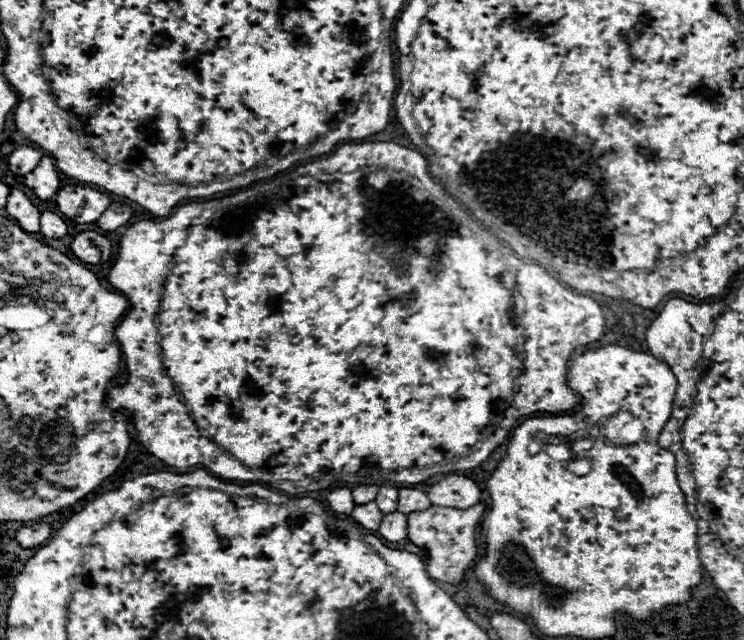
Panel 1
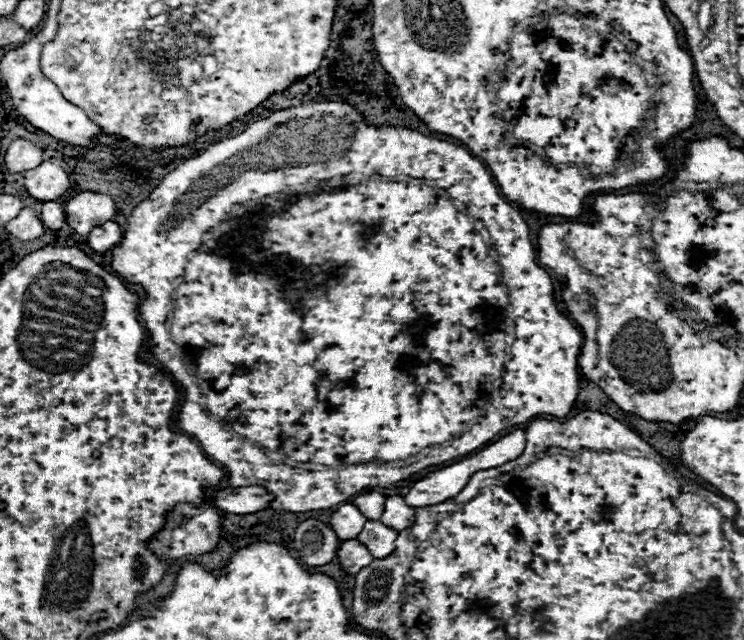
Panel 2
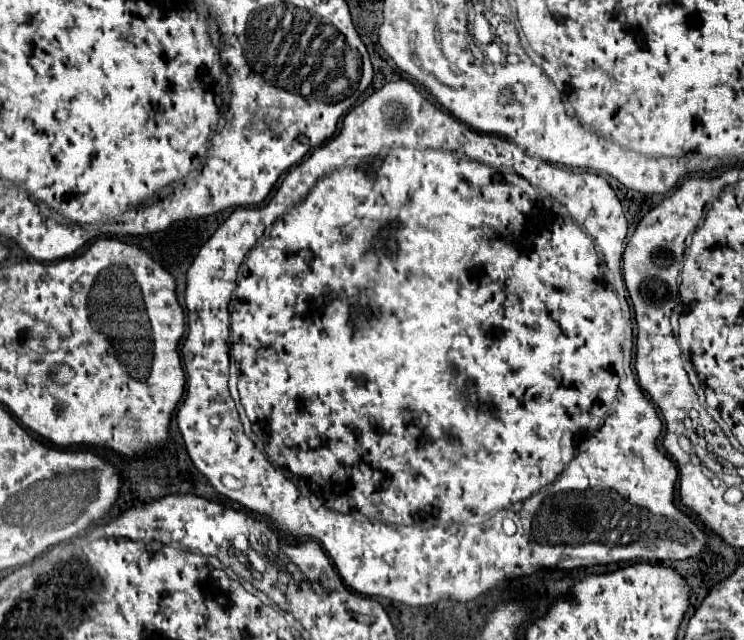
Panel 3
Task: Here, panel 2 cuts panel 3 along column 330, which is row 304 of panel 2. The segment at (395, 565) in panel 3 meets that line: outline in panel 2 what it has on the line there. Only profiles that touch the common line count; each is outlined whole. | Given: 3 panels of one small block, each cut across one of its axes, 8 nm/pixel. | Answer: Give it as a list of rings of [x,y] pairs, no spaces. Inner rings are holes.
[[[310,102],[310,104],[306,104],[306,106],[296,106],[296,108],[278,110],[278,112],[274,112],[272,116],[268,116],[268,118],[252,124],[252,126],[250,126],[246,132],[242,132],[240,136],[234,136],[234,138],[228,138],[228,140],[224,140],[224,142],[212,144],[210,148],[204,150],[200,156],[190,158],[190,160],[184,160],[176,170],[172,170],[170,174],[166,174],[166,176],[162,178],[162,182],[152,190],[152,194],[150,194],[146,200],[142,200],[142,202],[132,210],[132,214],[128,216],[126,232],[124,232],[120,244],[112,250],[112,270],[118,272],[126,282],[140,286],[140,290],[142,290],[142,298],[140,298],[140,300],[142,300],[142,302],[138,304],[138,312],[140,312],[142,324],[144,324],[144,328],[146,328],[146,332],[148,332],[148,336],[150,336],[146,354],[150,354],[154,360],[158,360],[160,364],[164,364],[164,368],[176,378],[176,382],[180,384],[180,388],[184,388],[184,390],[182,390],[182,394],[184,394],[184,404],[180,406],[178,420],[176,420],[176,428],[180,428],[180,430],[188,432],[190,436],[194,436],[194,438],[200,442],[202,450],[204,450],[212,460],[220,462],[220,464],[226,468],[228,484],[230,484],[230,486],[238,488],[238,486],[258,484],[258,486],[264,486],[270,494],[274,494],[274,500],[270,502],[270,508],[272,508],[272,510],[282,510],[284,512],[326,510],[332,508],[332,506],[336,506],[336,504],[346,502],[350,496],[362,492],[362,488],[374,488],[374,486],[386,488],[388,484],[406,480],[406,478],[418,474],[420,470],[424,470],[424,468],[428,468],[428,466],[436,466],[436,464],[442,464],[442,462],[446,462],[446,460],[450,460],[450,458],[464,456],[464,454],[480,448],[482,444],[490,442],[490,440],[492,440],[494,436],[498,436],[502,430],[506,430],[506,428],[510,428],[510,426],[516,426],[516,424],[524,424],[524,422],[528,422],[530,418],[534,418],[536,414],[552,414],[552,416],[558,416],[558,418],[568,416],[568,412],[572,410],[572,406],[574,406],[574,402],[576,402],[578,390],[580,390],[580,380],[578,380],[576,370],[578,370],[578,354],[580,354],[580,348],[582,348],[582,344],[584,344],[584,336],[582,336],[580,330],[566,318],[566,314],[560,310],[558,300],[556,300],[556,292],[554,292],[554,284],[552,284],[552,276],[538,264],[538,252],[536,252],[536,248],[534,248],[534,244],[532,244],[532,240],[530,240],[528,224],[524,222],[522,214],[520,214],[516,208],[512,208],[508,202],[504,202],[504,200],[500,198],[500,190],[494,186],[492,176],[488,174],[486,166],[484,166],[480,160],[476,160],[472,154],[468,154],[468,152],[466,152],[462,146],[458,146],[458,144],[452,144],[452,142],[446,142],[446,140],[438,140],[438,138],[430,138],[430,136],[420,134],[418,130],[404,128],[404,126],[374,126],[374,124],[366,122],[366,118],[360,114],[360,110],[358,110],[356,106],[352,106],[352,104],[348,104],[348,102]],[[348,172],[378,174],[378,176],[408,174],[408,176],[414,176],[414,178],[434,180],[434,182],[436,182],[436,188],[442,188],[444,192],[442,192],[442,190],[436,190],[436,188],[432,188],[432,186],[426,186],[426,184],[422,184],[422,186],[412,186],[412,184],[406,184],[406,182],[372,182],[372,180],[370,180],[370,182],[354,184],[354,186],[346,186],[344,182],[338,182],[338,184],[332,182],[332,176],[348,174]],[[328,178],[330,178],[330,180],[328,180]],[[438,196],[440,196],[440,198],[438,198]],[[416,198],[424,198],[424,200],[432,200],[432,202],[418,202]],[[450,198],[460,200],[460,202],[464,204],[464,208],[466,208],[466,214],[462,214],[462,212],[454,206],[454,202],[452,202]],[[436,204],[438,204],[438,206],[436,206]],[[426,208],[428,208],[428,210],[426,210]],[[430,208],[432,208],[432,210],[430,210]],[[474,218],[480,220],[480,222],[486,226],[486,230],[490,232],[488,244],[486,244],[484,238],[476,232],[476,228],[474,228]],[[230,238],[236,240],[240,260],[236,260],[236,258],[232,256],[232,252],[224,250],[224,248],[228,246]],[[156,242],[158,242],[158,244],[156,244]],[[496,264],[498,264],[498,266],[496,266]],[[504,284],[506,284],[508,288],[506,288]],[[508,300],[512,302],[512,306],[510,306]],[[502,306],[506,306],[506,318],[504,318],[504,308],[502,308]],[[510,312],[512,312],[512,322],[508,320]],[[306,318],[308,318],[308,326],[306,326]],[[250,328],[252,328],[252,330],[250,330]],[[180,346],[184,346],[184,350],[180,350]],[[208,362],[210,362],[210,364],[208,364]],[[218,362],[224,362],[224,364],[218,364]],[[502,372],[504,372],[504,378],[500,378]],[[518,372],[520,372],[520,374],[518,374]],[[188,376],[190,376],[190,378],[188,378]],[[498,378],[500,378],[500,386],[496,386],[496,394],[492,394],[492,392],[494,392],[494,382],[496,382]],[[184,380],[188,380],[188,382],[184,382]],[[234,382],[240,382],[240,386],[246,386],[246,388],[232,388]],[[232,390],[234,390],[234,392],[232,392]],[[238,390],[242,390],[242,392],[238,392]],[[244,390],[246,390],[246,392],[244,392]],[[498,400],[502,402],[500,410],[496,410],[496,402],[498,402]],[[228,418],[230,418],[230,420],[228,420]],[[244,418],[246,418],[246,420],[244,420]],[[476,418],[480,418],[480,420],[470,428],[470,424],[472,424]],[[224,422],[226,422],[226,424],[224,424]],[[290,430],[316,432],[316,434],[318,434],[318,436],[316,436],[316,440],[318,440],[316,456],[310,456],[308,462],[312,462],[312,464],[322,464],[322,466],[332,466],[332,468],[344,468],[344,466],[346,466],[346,468],[344,468],[344,470],[310,472],[310,470],[293,468],[288,464],[284,464],[284,462],[274,462],[274,460],[270,460],[269,456],[266,456],[266,450],[264,448],[268,448],[268,450],[278,450],[280,438],[286,436],[286,434],[290,434]],[[462,432],[464,432],[464,434],[462,434]],[[460,434],[462,434],[462,436],[460,436]],[[456,436],[458,436],[458,438],[456,438]],[[454,438],[456,438],[456,440],[454,440]],[[248,440],[250,440],[250,442],[248,442]],[[450,440],[452,440],[452,442],[450,442]],[[444,442],[450,442],[450,444],[446,446]],[[258,444],[260,444],[262,448],[258,448]],[[434,444],[442,444],[442,446],[434,446]],[[430,446],[434,446],[432,454],[426,456],[426,458],[422,458],[422,460],[418,460],[418,462],[414,462],[414,464],[406,464],[406,466],[388,464],[388,462],[396,462],[396,460],[408,460],[408,458],[416,456],[418,452],[422,452],[424,448],[430,448]],[[348,456],[350,456],[350,458],[348,458]],[[352,456],[354,456],[354,458],[352,458]],[[372,460],[382,460],[382,464],[372,462]],[[362,462],[364,462],[364,464],[362,464]],[[348,464],[354,464],[354,466],[348,466]],[[240,466],[242,466],[242,468],[240,468]]]

